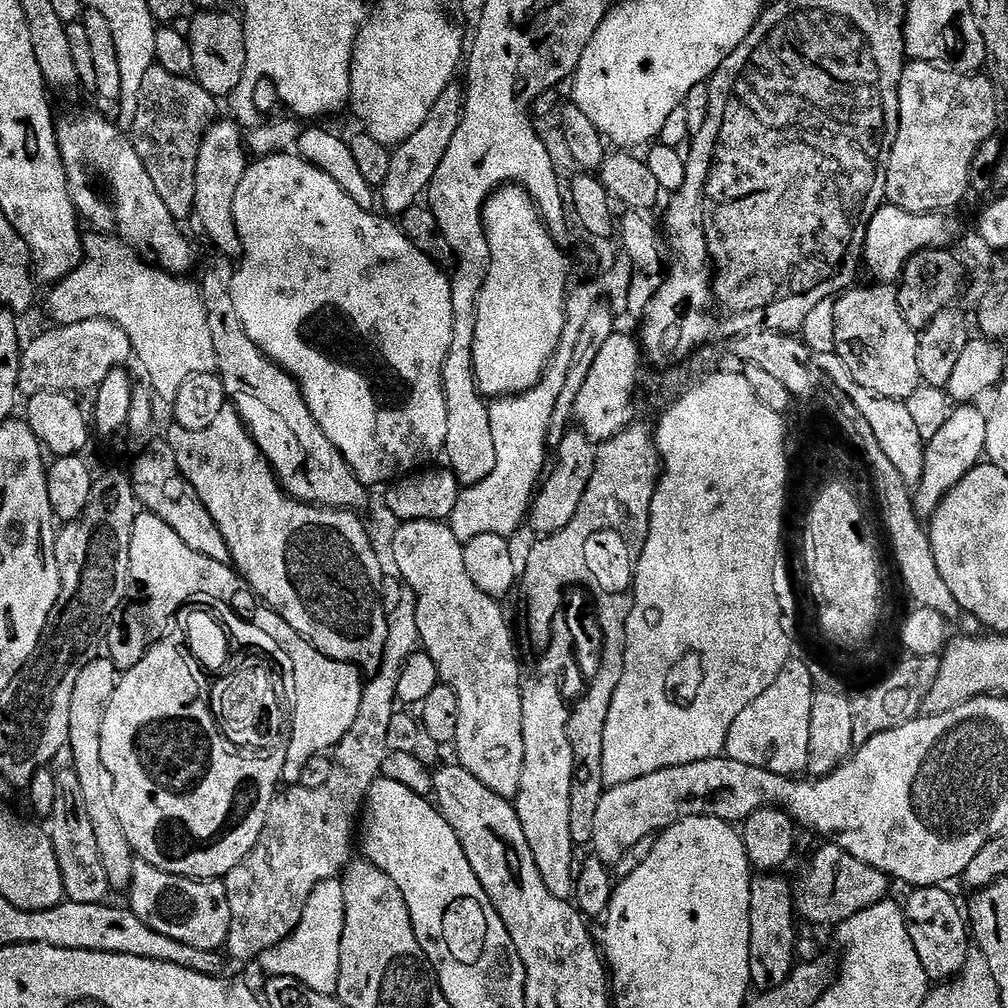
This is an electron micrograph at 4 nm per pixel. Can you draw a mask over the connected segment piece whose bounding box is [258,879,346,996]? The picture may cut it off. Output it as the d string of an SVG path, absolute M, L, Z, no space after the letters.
M339 879L322 882L310 894L306 902L306 910L302 910L302 922L278 946L266 950L258 957L258 965L265 972L265 977L285 976L298 978L310 990L318 990L318 994L336 996L338 990L338 974L340 973L340 947L342 946L342 930L346 922L346 902L344 901L344 886Z

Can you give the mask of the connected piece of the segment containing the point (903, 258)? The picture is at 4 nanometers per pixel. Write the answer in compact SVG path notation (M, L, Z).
M885 203L868 223L868 237L864 243L864 260L872 271L871 279L876 282L899 281L904 275L904 267L915 252L925 252L928 248L947 249L952 246L948 244L955 242L960 224L956 220L947 220L948 218L943 212L914 214Z

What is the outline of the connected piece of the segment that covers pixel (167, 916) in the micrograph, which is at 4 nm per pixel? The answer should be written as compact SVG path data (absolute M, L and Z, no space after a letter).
M137 859L132 866L130 895L132 895L130 910L142 922L146 922L151 928L158 930L158 934L166 934L166 938L174 938L174 942L182 942L186 946L198 946L198 950L214 952L227 945L232 915L223 879L186 880L183 876L166 874L162 870L150 866L145 860Z

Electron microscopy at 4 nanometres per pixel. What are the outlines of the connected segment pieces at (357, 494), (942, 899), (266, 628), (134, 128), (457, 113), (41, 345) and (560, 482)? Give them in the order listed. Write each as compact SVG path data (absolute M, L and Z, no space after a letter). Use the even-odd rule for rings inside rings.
M203 273L202 295L204 309L208 311L210 338L214 338L214 354L216 355L216 372L224 368L219 376L228 376L228 386L232 392L240 388L240 384L248 384L264 404L272 404L288 424L292 424L292 432L300 436L300 444L308 448L308 480L316 484L312 492L304 492L304 496L312 496L312 504L322 508L339 508L341 510L361 510L368 504L369 489L352 472L351 466L344 461L344 455L326 438L322 426L310 414L310 406L306 406L306 398L299 384L289 372L285 372L279 364L264 355L261 348L246 334L232 301L232 281L212 280L212 276Z
M941 885L913 889L902 910L907 919L908 939L914 942L923 969L934 982L946 982L958 976L970 952L970 932L965 915L948 890Z
M147 510L137 515L134 534L130 534L130 581L127 599L120 605L120 611L113 616L106 632L106 656L116 667L117 673L123 674L138 666L143 656L165 639L167 632L164 631L170 628L167 616L176 620L180 600L195 594L207 598L219 597L224 602L230 602L231 607L242 610L242 616L248 620L248 624L252 624L252 628L264 636L264 644L268 644L268 648L276 648L276 656L288 656L288 664L296 668L300 712L290 712L292 741L286 744L288 760L284 763L282 777L285 785L299 785L306 764L315 756L335 749L336 743L348 733L350 726L354 726L364 693L361 673L356 666L331 660L319 652L267 604L257 603L256 593L231 563L214 562L214 558L198 554L198 550L190 550L190 546L186 546L186 542L182 542L182 538L178 538L178 534L174 534L166 522L162 522L162 518ZM254 602L257 608L252 608Z
M153 66L146 70L146 78L142 78L142 90L138 98L138 110L134 114L134 122L130 125L130 139L142 166L146 166L146 174L150 174L154 187L157 188L162 202L166 202L166 210L178 222L192 220L196 211L196 175L198 174L198 150L204 141L204 135L217 119L217 97L212 96L195 79L175 76L164 68Z
M453 82L449 84L446 90L442 90L442 98L438 98L438 102L434 102L434 106L430 110L430 114L426 118L426 122L422 122L422 126L418 130L418 134L414 134L404 144L395 145L392 157L390 158L390 171L386 174L386 182L378 189L378 200L382 205L383 211L389 217L399 218L404 215L406 210L417 207L416 200L427 193L428 188L432 185L434 174L438 174L438 166L442 166L442 158L446 158L446 150L450 150L450 142L454 142L454 134L460 125L460 119L464 116L464 93L463 87L459 88L459 83Z
M87 320L77 324L52 326L45 336L34 339L21 351L18 394L23 399L42 392L63 392L77 394L99 388L110 373L125 367L124 363L133 359L132 343L118 326L109 320Z
M567 434L560 444L560 461L552 472L552 477L545 479L539 490L535 493L530 505L530 524L541 537L553 536L562 530L574 518L574 510L578 510L578 502L582 502L582 494L586 494L586 486L590 486L590 478L594 478L596 469L597 445L592 439L583 434ZM548 480L548 481L547 481Z

